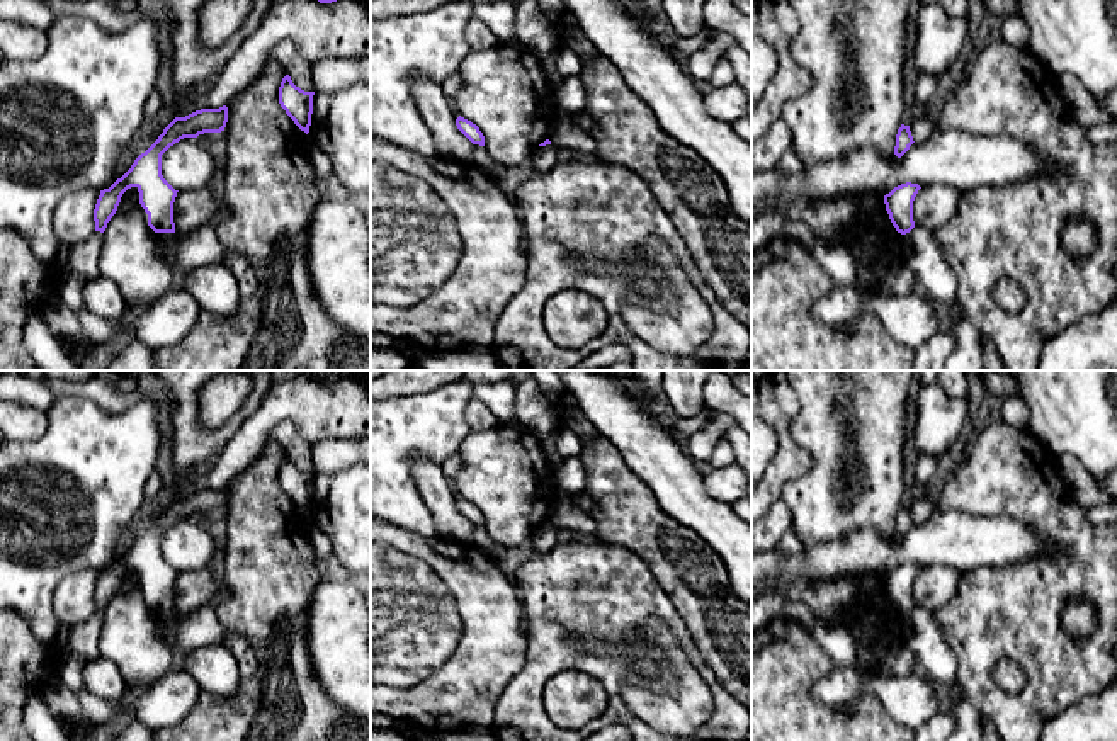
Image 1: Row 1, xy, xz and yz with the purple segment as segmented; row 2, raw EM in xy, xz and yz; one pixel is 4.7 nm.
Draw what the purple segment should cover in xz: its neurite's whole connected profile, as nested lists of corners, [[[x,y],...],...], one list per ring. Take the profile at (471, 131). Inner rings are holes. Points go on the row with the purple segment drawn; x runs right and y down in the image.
[[[459,116],[456,126],[473,144],[485,146],[485,136],[476,124]]]

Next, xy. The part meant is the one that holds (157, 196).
[[[226,105],[219,109],[201,109],[185,117],[175,117],[121,178],[109,189],[100,190],[94,209],[95,231],[105,231],[107,223],[117,211],[122,194],[136,187],[139,192],[139,204],[148,214],[148,226],[155,233],[175,233],[173,202],[179,190],[162,175],[162,155],[184,138],[221,133],[226,122]]]

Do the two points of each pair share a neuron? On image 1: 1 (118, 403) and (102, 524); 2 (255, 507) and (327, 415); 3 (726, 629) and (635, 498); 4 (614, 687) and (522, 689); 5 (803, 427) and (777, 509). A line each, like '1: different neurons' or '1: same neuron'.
1: different neurons
2: different neurons
3: same neuron
4: same neuron
5: different neurons

